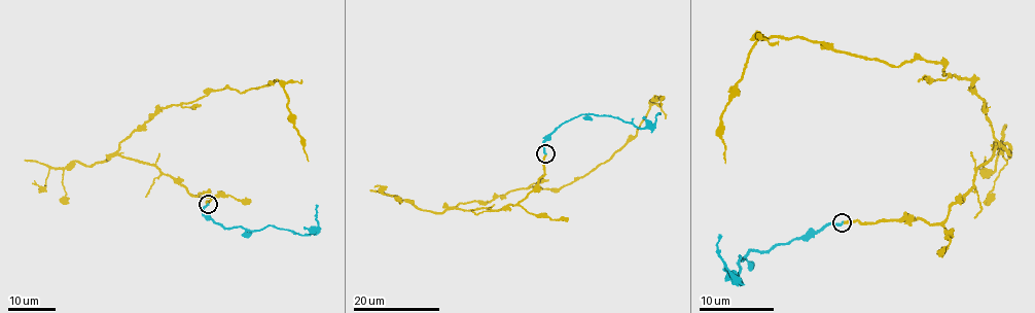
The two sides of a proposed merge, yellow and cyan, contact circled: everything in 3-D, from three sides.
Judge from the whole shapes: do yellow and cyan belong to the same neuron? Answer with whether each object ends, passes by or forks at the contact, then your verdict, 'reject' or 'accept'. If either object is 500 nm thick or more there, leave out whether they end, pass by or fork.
yellow ends; cyan ends; accept

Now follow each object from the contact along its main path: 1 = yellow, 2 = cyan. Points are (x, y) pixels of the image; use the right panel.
1: (843, 221), (942, 221), (972, 186), (994, 128), (966, 78), (763, 37), (722, 112), (725, 164)
2: (843, 221), (825, 223), (759, 251), (751, 250), (741, 262), (739, 257), (739, 285), (718, 249), (720, 234)

